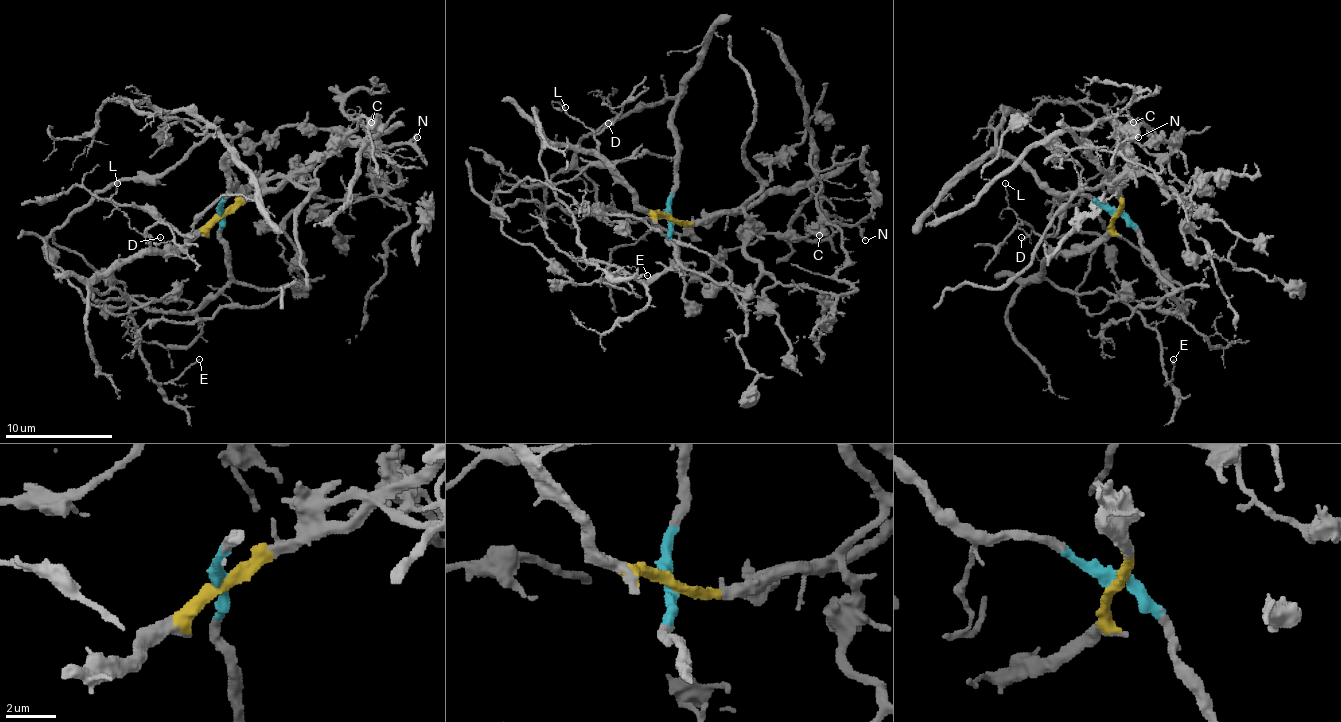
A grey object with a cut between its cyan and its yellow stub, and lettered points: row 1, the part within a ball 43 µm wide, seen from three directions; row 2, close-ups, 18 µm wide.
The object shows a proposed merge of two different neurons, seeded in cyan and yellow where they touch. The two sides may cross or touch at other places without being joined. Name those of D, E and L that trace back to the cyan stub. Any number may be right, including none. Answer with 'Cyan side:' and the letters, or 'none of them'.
Cyan side: none of them

